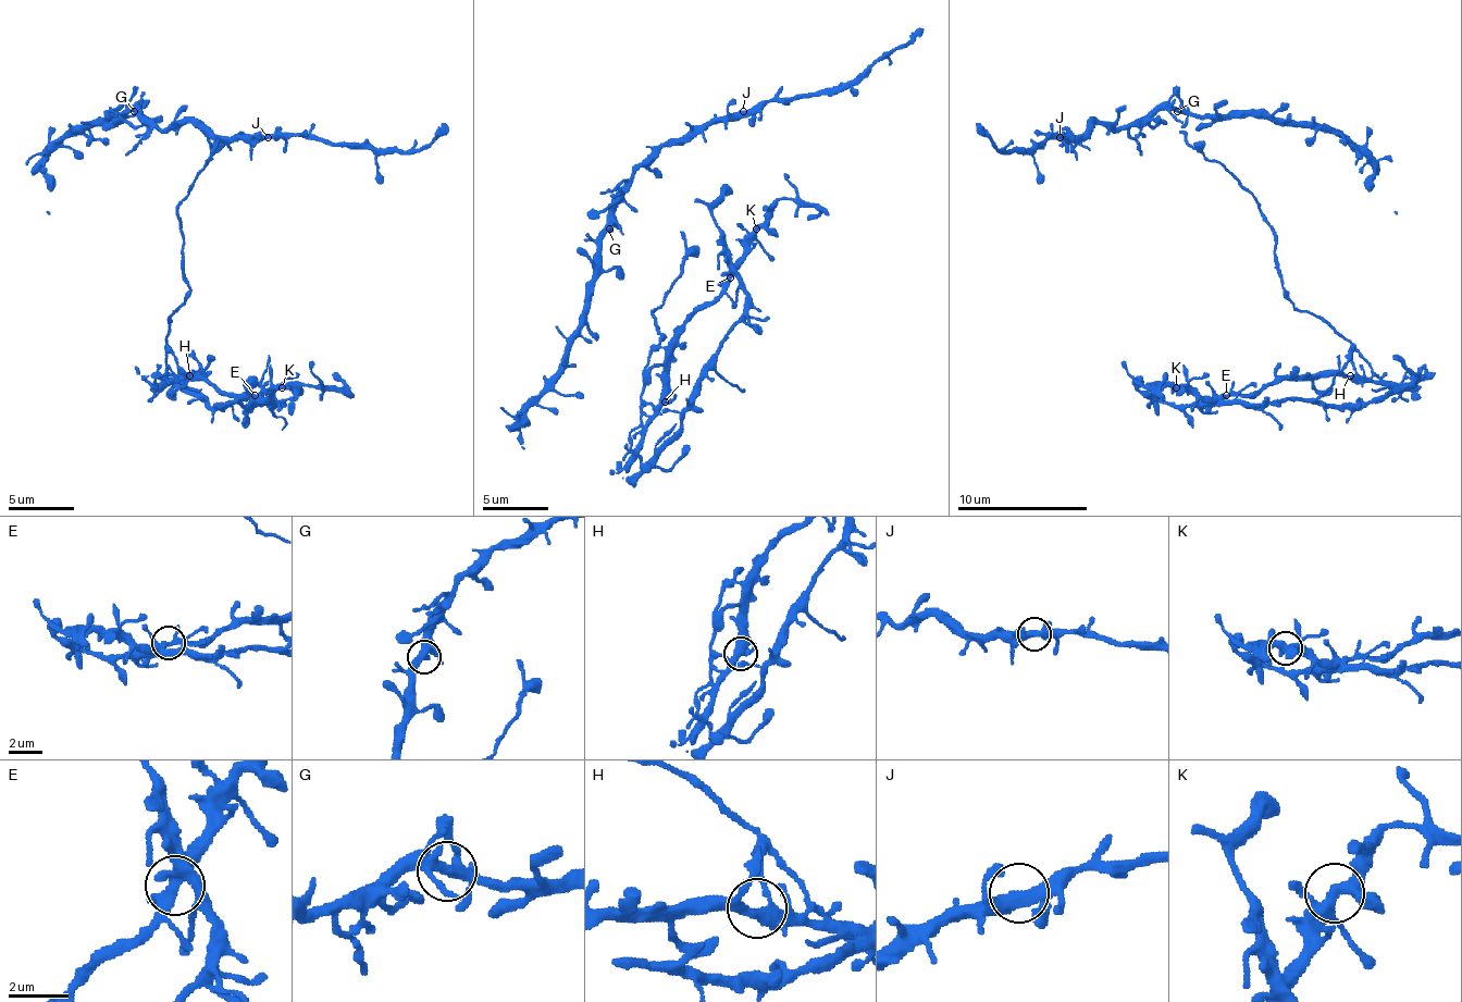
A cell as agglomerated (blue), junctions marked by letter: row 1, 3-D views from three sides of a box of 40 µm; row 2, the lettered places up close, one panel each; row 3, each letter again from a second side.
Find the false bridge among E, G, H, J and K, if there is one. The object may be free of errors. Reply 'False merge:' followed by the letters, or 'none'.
False merge: none

